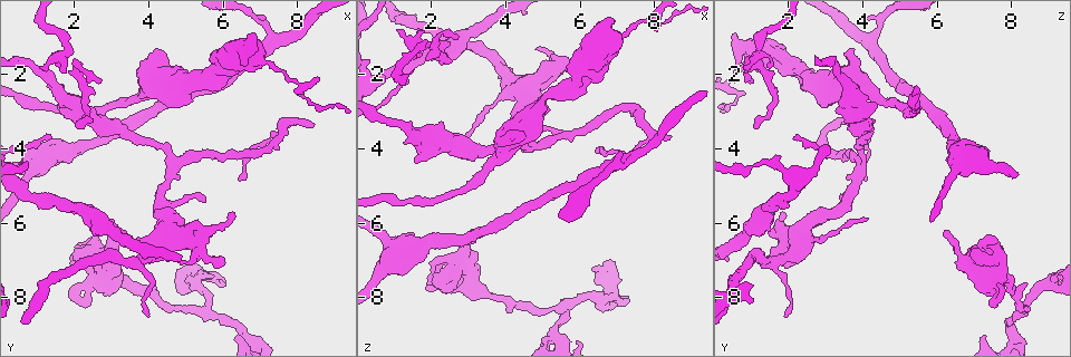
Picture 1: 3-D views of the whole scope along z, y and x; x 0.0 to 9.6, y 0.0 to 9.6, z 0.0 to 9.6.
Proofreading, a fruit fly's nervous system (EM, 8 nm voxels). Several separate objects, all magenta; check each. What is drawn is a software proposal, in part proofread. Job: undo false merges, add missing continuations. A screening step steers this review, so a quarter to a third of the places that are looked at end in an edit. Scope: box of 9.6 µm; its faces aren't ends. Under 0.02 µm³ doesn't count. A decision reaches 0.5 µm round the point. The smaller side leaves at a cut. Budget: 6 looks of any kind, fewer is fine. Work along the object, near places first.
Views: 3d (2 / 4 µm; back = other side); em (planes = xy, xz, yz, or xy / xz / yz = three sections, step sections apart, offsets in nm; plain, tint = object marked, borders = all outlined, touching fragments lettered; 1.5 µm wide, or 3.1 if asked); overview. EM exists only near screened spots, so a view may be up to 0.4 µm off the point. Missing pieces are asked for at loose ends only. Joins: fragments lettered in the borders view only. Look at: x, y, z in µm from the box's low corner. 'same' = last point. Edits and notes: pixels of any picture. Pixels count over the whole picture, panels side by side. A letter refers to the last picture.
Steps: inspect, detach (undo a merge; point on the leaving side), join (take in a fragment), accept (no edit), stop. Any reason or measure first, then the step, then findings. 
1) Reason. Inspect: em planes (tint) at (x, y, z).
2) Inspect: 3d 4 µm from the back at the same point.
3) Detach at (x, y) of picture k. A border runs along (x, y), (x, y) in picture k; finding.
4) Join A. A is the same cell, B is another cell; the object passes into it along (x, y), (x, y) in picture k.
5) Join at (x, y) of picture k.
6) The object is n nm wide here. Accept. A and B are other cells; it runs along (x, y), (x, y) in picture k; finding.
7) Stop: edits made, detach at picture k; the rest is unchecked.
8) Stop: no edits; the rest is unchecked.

Two arms at a narrow angle. Inspect: 3d 2 µm at (5.30, 7.65, 8.80).

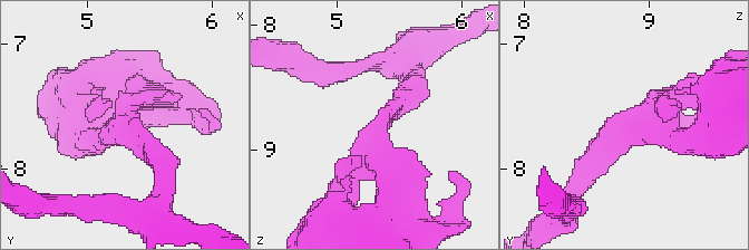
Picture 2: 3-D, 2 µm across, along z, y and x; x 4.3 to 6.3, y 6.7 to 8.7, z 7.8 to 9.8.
3 arms meet here; the arms are 220, 240, 280 nm wide; shape alone is not enough. Inspect: em xy step 8 (tint) at (5.36, 7.72, 8.76).

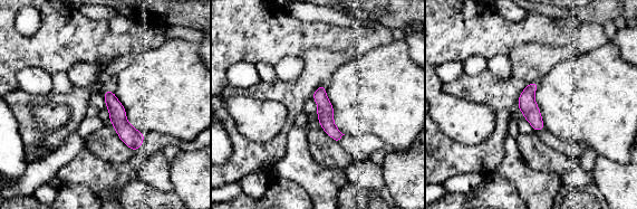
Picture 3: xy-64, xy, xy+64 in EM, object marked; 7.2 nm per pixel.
Another direction. Inspect: em yz step 4 (borders) at the same point.

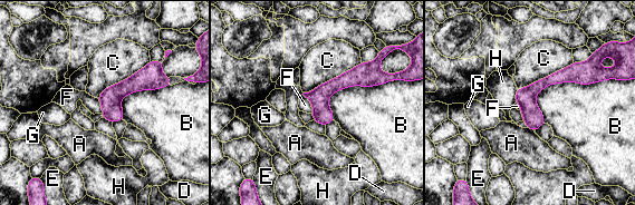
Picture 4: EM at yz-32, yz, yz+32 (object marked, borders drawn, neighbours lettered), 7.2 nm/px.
Accept. A, B, C, D, E, F, G and H are other cells; it runs along (588, 72), (541, 84), (530, 95), (530, 126) in picture 4; all the same neuron.

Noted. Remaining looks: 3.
Inspect: em planes (borders) at (8.40, 3.40, 3.65).

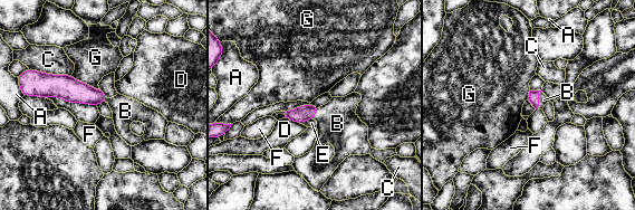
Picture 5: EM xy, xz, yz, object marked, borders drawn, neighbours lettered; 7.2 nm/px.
Join B. B is the same cell, A, C, D, E, F and G are other cells; the object passes into it along (532, 97), (538, 99), (544, 99) in picture 5; it goes on there.

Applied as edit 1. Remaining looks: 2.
Stop: edits made, join at picture 5; the rest is unchecked.

